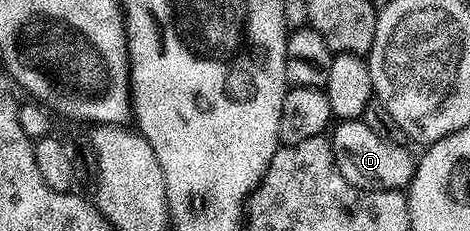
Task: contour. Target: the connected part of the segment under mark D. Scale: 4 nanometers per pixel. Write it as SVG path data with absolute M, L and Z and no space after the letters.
M364 119L342 120L334 127L331 132L331 143L333 145L333 157L339 166L339 174L347 178L357 188L367 188L369 191L375 190L405 190L408 189L413 180L413 169L415 167L415 156L408 152L405 144L387 142L387 138L379 138L371 126L367 126Z

